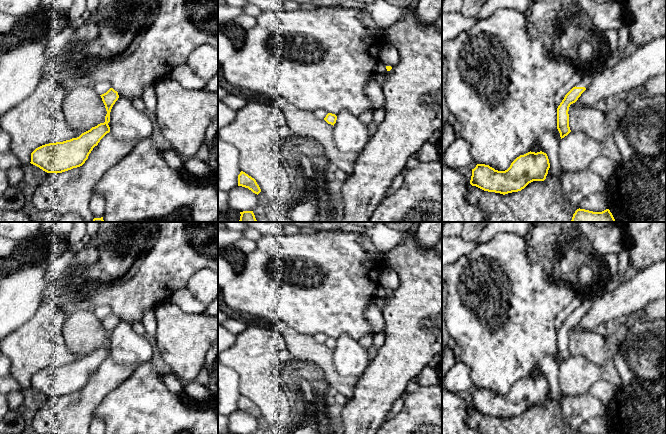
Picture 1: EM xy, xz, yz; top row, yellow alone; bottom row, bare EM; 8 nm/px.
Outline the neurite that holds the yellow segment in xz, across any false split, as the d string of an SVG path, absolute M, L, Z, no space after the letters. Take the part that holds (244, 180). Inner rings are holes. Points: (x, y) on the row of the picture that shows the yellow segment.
M243 171L238 175L238 186L248 188L257 195L261 192L256 180Z

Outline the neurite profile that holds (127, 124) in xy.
M119 97L110 112L110 133L114 138L133 142L151 138L153 124L146 113L138 111L130 99Z

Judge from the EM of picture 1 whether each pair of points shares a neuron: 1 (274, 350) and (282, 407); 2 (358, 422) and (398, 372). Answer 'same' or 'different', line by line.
1: same
2: same

